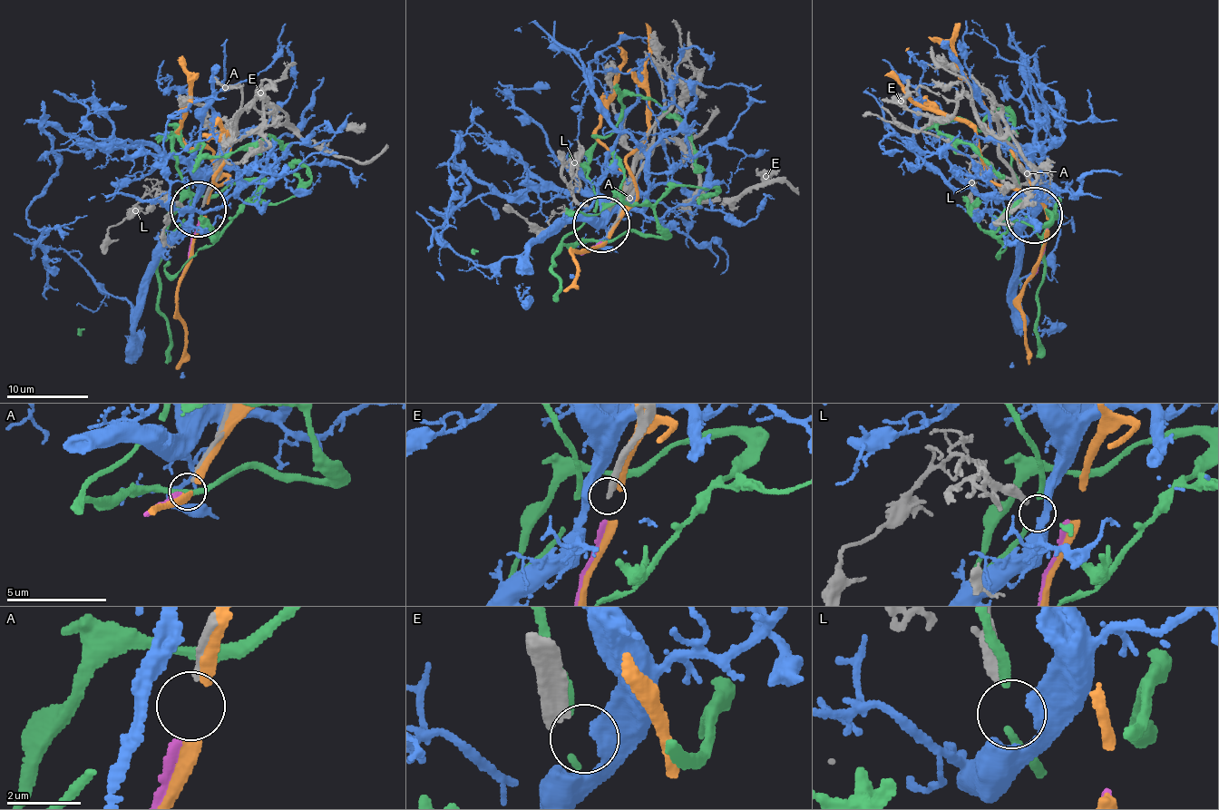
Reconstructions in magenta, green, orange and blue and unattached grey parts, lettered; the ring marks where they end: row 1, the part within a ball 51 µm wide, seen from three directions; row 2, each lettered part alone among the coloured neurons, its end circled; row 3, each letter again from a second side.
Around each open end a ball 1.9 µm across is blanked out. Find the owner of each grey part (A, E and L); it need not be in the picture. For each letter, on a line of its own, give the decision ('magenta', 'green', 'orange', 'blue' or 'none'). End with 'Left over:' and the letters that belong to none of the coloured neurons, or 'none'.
A: magenta
E: none
L: blue
Left over: E

